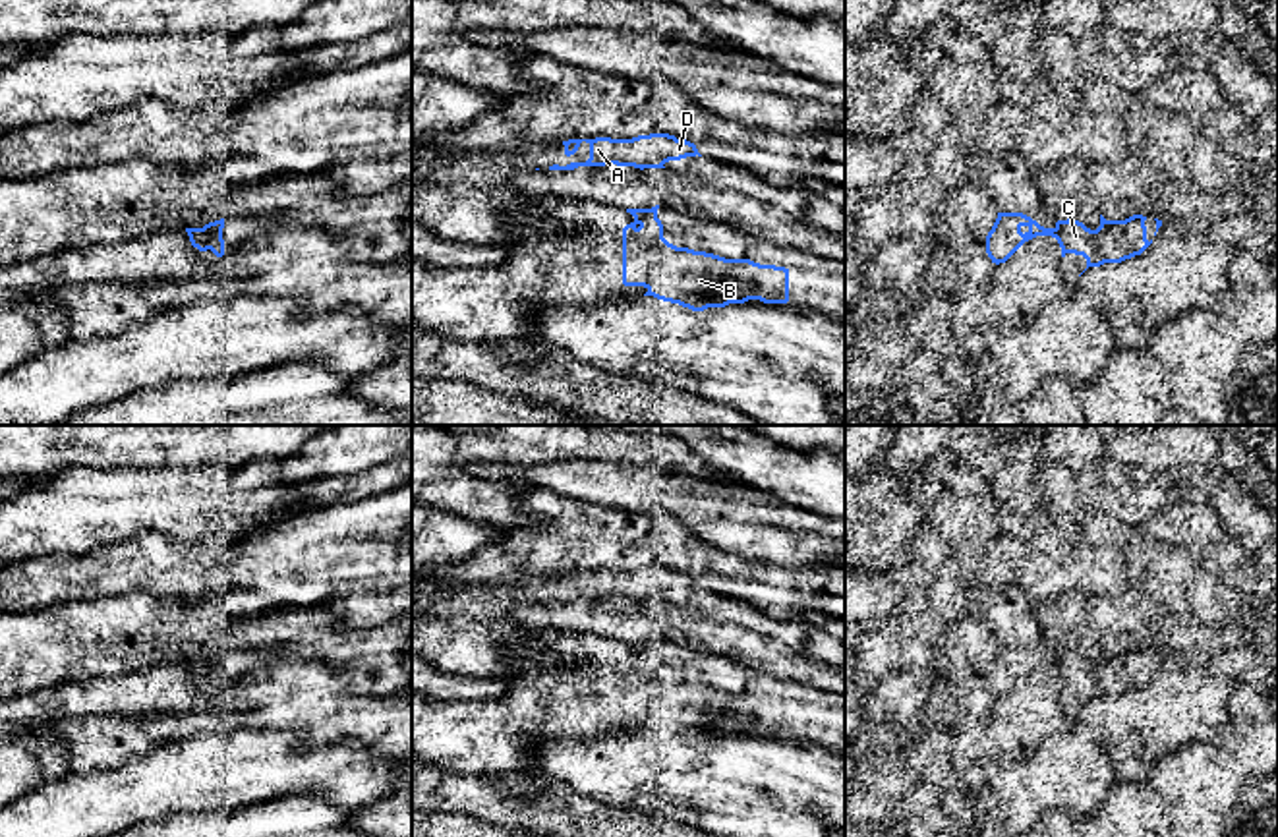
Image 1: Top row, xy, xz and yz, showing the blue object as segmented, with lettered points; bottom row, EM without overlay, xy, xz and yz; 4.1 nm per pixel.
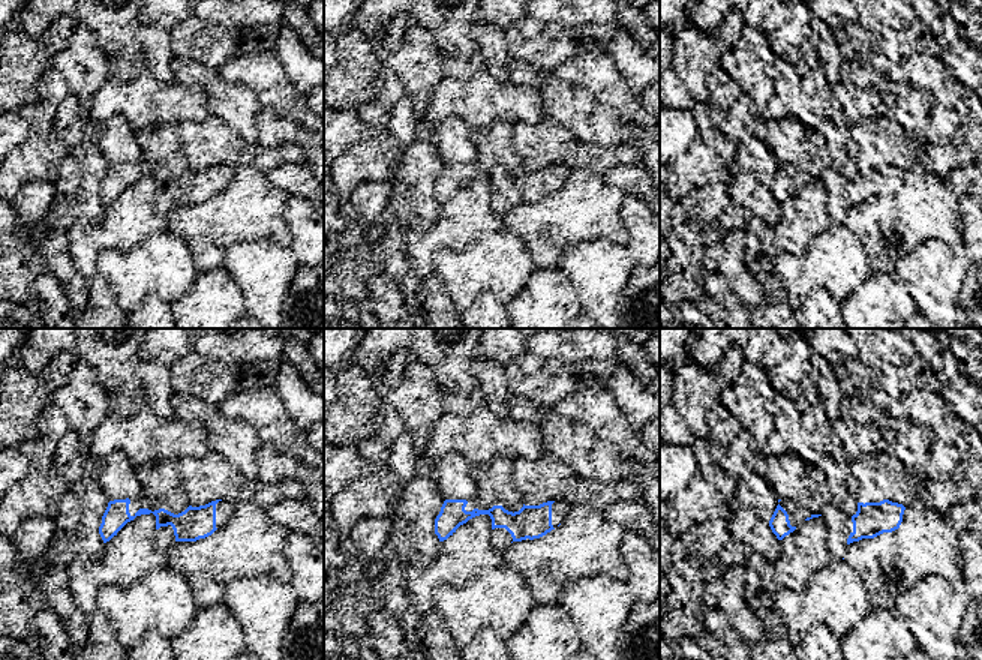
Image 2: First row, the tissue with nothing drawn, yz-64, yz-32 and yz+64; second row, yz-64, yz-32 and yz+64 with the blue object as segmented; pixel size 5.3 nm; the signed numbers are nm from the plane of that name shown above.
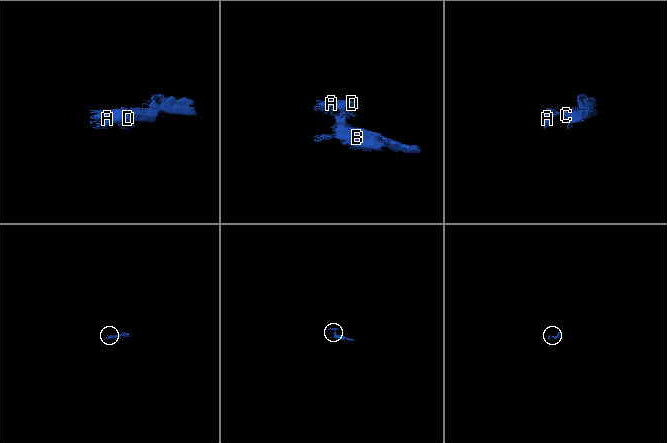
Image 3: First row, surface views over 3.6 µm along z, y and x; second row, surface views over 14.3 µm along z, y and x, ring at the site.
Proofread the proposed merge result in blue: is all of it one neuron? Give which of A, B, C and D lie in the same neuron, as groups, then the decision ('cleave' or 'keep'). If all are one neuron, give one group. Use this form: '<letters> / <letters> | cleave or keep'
A D / B C | cleave

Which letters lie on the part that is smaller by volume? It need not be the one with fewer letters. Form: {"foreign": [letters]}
{"foreign": ["A", "D"]}

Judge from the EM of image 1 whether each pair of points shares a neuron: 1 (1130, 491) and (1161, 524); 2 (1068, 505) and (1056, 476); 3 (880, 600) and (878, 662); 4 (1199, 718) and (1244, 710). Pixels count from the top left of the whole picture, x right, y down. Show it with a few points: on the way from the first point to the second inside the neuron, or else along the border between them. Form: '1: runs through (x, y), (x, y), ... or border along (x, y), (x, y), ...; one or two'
1: border along (1197, 503), (1174, 503), (1145, 520); two
2: runs through (1062, 497), (1058, 484); one
3: border along (898, 602), (896, 609), (865, 636); two
4: border along (1234, 685), (1228, 696), (1232, 749); two

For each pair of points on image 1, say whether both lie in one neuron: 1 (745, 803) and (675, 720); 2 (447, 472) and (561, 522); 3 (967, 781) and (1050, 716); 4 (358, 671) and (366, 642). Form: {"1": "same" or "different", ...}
{"1": "different", "2": "different", "3": "same", "4": "same"}

